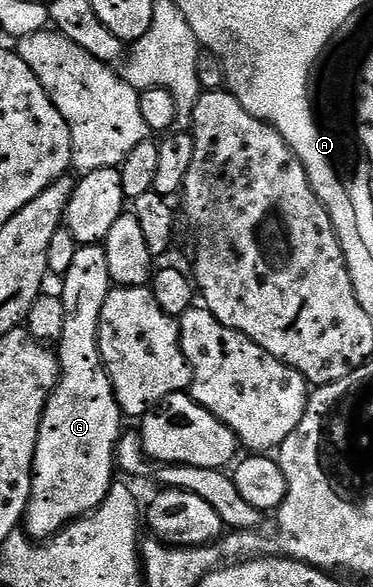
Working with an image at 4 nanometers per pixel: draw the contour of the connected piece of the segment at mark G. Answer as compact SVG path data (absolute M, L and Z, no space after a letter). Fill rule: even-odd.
M101 244L80 245L60 284L59 295L63 302L63 334L59 341L60 376L45 404L45 413L41 415L33 459L33 489L23 521L24 531L38 542L49 539L73 521L88 516L107 498L110 486L115 483L115 453L123 435L123 413L113 393L109 373L105 371L105 363L101 360L101 347L97 341L103 302L107 302L111 287L104 247Z

